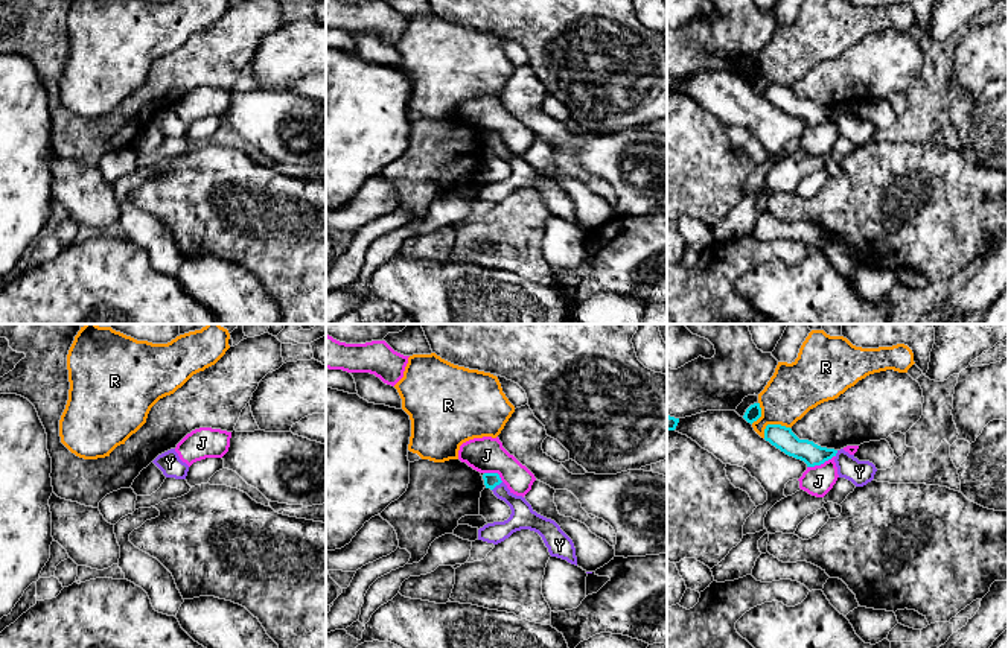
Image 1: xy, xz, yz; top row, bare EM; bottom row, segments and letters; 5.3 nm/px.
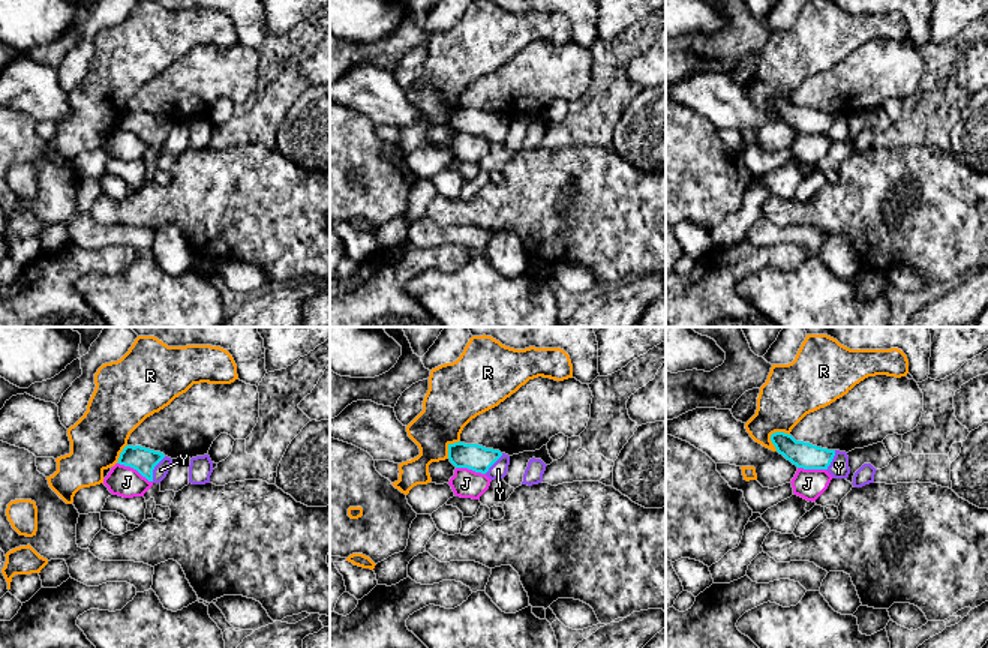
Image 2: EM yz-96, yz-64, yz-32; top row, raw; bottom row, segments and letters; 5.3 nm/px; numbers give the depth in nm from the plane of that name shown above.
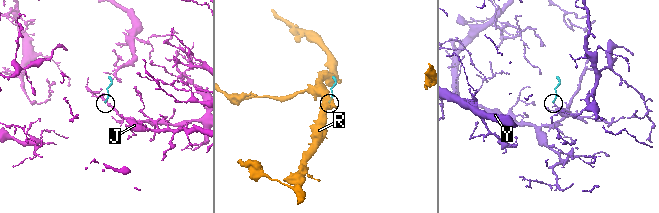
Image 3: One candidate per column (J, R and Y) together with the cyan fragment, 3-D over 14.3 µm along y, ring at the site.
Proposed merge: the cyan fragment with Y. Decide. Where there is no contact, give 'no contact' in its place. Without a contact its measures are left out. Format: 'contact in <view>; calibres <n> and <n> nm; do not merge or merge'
contact in xz; calibres 80 and 130 nm; merge

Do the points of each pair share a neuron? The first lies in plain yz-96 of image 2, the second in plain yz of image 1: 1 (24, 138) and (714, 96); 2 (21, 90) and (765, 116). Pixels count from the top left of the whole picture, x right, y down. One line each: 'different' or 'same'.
1: different
2: same

